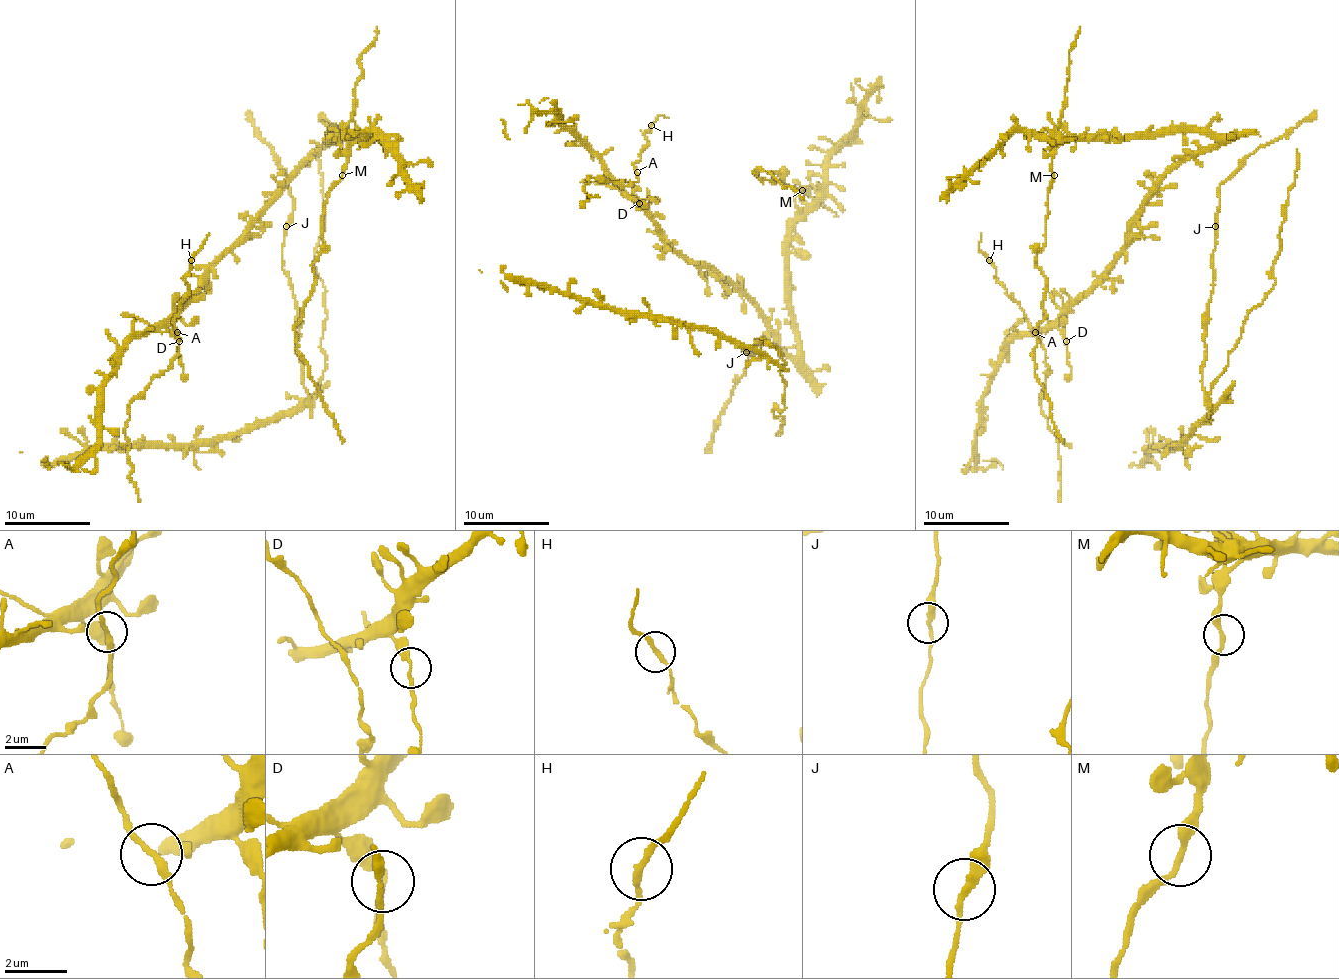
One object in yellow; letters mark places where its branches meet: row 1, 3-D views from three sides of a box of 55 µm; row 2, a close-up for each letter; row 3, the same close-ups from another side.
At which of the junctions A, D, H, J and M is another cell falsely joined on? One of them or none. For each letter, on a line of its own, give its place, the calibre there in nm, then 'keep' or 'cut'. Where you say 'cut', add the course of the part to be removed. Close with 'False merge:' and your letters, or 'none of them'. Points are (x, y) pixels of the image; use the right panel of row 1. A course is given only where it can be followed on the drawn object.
A: (1035, 332) | 240 nm | keep
D: (1066, 341) | 220 nm | cut | (1067, 340), (1067, 364), (1071, 368), (1071, 377), (1067, 381)
H: (989, 260) | 200 nm | keep
J: (1215, 226) | 240 nm | keep
M: (1054, 175) | 220 nm | keep
False merge: D

